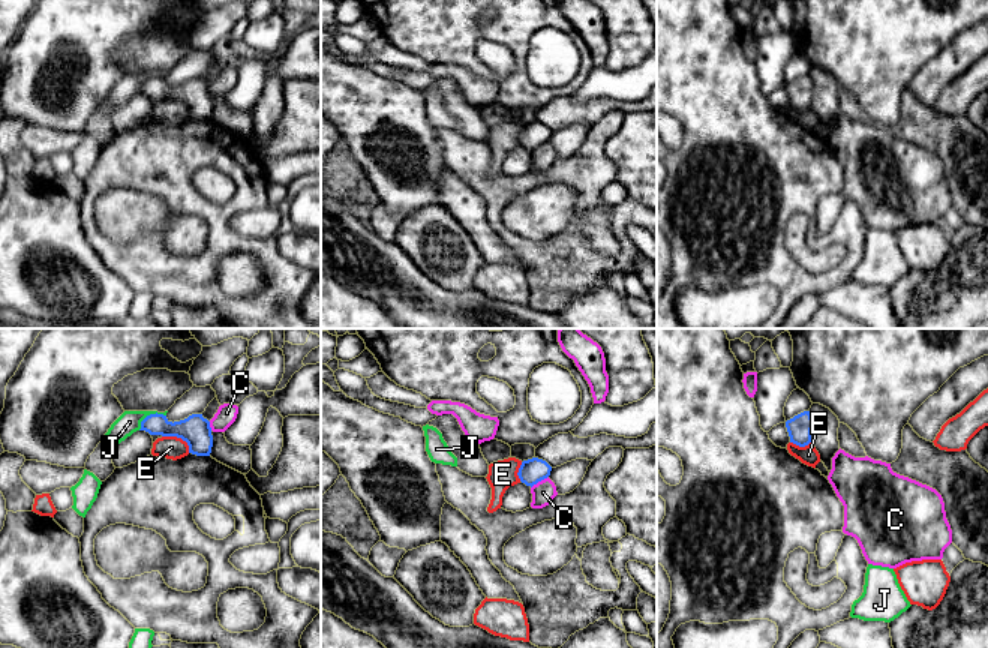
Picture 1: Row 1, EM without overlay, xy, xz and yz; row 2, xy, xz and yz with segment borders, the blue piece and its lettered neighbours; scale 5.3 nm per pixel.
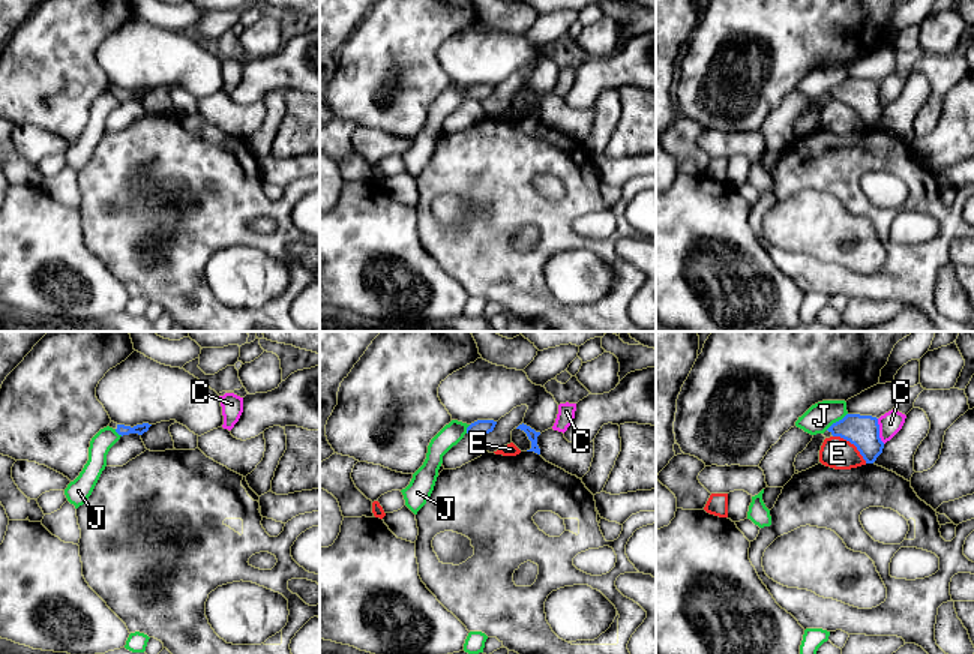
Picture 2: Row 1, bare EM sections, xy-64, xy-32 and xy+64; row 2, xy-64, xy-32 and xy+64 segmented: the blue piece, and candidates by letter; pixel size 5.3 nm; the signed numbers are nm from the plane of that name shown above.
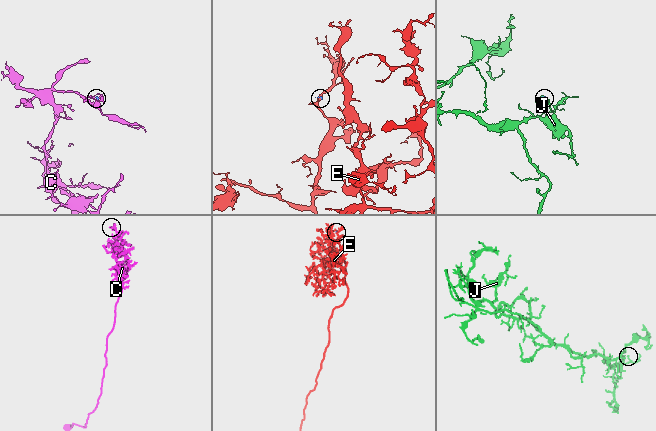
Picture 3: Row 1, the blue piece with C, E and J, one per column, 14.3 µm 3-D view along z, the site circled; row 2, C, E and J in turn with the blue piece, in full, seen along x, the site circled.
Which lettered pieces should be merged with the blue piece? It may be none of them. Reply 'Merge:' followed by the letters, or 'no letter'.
Merge: no letter

